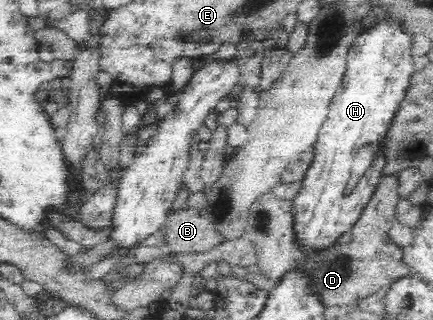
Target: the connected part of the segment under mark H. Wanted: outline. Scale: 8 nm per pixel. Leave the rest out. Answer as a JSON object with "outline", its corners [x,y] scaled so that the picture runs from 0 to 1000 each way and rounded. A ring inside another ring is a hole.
{"outline":[[[903,56],[885,59],[838,97],[806,153],[801,234],[760,328],[755,372],[723,459],[725,500],[674,628],[677,709],[695,769],[753,775],[797,747],[815,703],[824,703],[843,638],[887,553],[882,534],[894,500],[878,447],[912,344],[935,303],[956,225],[949,153],[952,116],[935,106],[921,63]],[[834,459],[861,466],[861,503],[806,597],[801,572],[811,559],[815,488],[834,472]]]}

